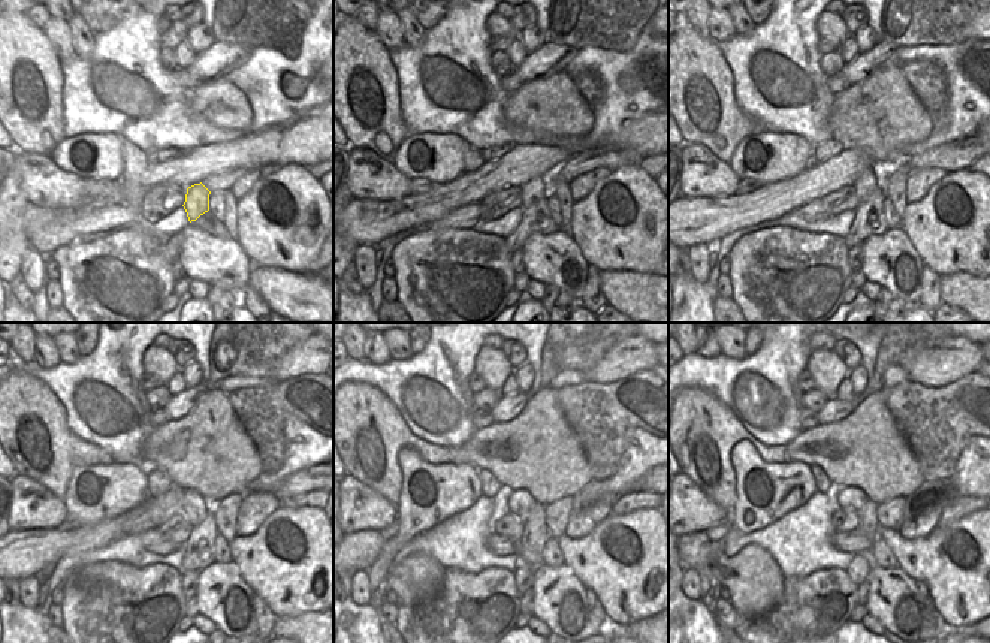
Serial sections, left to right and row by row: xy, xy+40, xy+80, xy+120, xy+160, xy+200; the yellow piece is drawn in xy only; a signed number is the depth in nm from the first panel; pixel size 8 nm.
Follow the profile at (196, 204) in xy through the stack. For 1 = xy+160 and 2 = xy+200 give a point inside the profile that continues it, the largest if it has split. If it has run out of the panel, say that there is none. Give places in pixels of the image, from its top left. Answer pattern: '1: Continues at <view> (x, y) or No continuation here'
1: Continues at xy+160 (521, 503)
2: Continues at xy+200 (850, 497)

